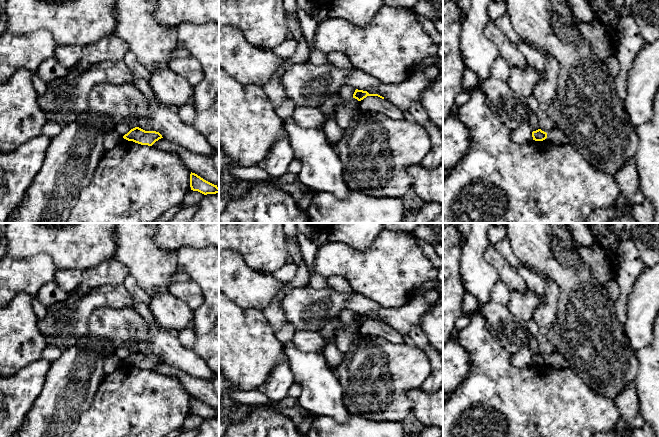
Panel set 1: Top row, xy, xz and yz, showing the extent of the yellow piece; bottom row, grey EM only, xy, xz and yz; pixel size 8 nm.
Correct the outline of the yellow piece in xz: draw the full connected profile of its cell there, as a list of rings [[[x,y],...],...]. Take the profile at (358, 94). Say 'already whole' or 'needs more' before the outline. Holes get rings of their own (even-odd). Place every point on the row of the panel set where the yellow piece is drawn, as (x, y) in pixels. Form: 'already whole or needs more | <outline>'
already whole | [[[356,89],[354,94],[353,94],[353,98],[357,99],[358,101],[363,100],[367,96],[378,96],[378,97],[384,99],[384,97],[382,97],[378,94],[369,94],[367,91],[358,90],[358,89]]]

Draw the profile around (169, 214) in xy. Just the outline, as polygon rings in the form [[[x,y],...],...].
[[[182,203],[167,210],[154,223],[169,223],[181,209],[183,209]]]

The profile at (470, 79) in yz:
[[[466,68],[462,79],[462,90],[469,92],[478,84],[478,75],[471,69]]]

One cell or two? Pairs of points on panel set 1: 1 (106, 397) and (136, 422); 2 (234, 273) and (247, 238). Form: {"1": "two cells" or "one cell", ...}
{"1": "one cell", "2": "two cells"}

